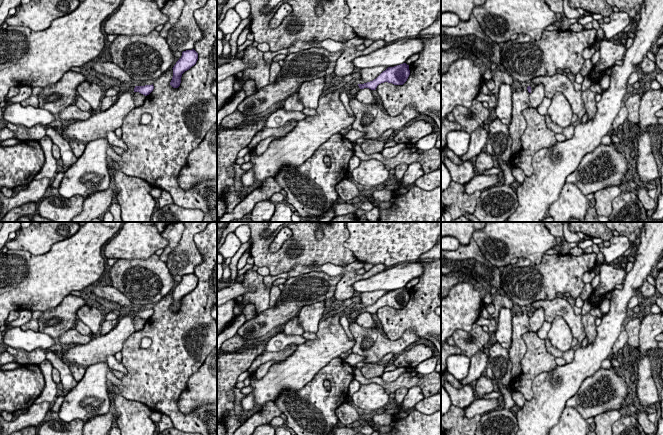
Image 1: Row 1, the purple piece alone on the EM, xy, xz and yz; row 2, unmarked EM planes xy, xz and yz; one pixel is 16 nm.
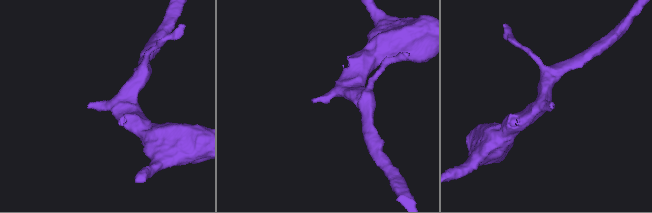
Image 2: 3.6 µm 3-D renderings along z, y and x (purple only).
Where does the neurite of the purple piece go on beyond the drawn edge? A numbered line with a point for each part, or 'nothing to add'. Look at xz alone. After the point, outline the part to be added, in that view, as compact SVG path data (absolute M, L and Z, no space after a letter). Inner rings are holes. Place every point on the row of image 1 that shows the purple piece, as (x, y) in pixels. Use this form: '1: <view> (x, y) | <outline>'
1: xz (352, 91) | M352 85L349 89L348 89L348 94L350 96L350 98L353 98L357 92L360 90L358 85Z

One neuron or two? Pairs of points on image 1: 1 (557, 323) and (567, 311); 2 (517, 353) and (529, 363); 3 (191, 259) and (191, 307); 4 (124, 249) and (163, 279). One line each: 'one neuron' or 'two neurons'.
1: two neurons
2: two neurons
3: two neurons
4: two neurons

